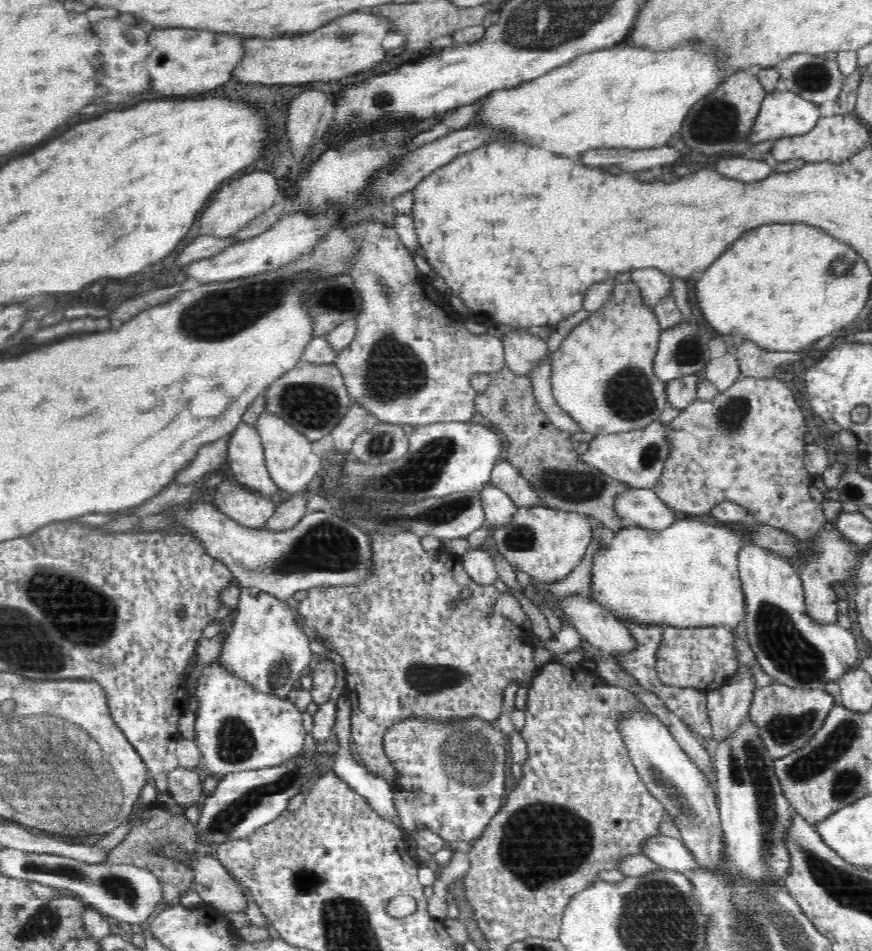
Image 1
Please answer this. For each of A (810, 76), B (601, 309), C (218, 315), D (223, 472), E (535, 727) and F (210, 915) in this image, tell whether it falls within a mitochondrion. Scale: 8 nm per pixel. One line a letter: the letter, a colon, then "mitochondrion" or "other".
A: mitochondrion
B: other
C: mitochondrion
D: other
E: other
F: other

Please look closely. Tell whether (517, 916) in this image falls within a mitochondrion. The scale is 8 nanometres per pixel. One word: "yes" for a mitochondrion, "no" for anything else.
no

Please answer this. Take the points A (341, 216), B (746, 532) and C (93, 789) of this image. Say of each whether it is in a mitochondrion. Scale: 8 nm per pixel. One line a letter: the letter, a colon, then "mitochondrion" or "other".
A: other
B: other
C: mitochondrion

